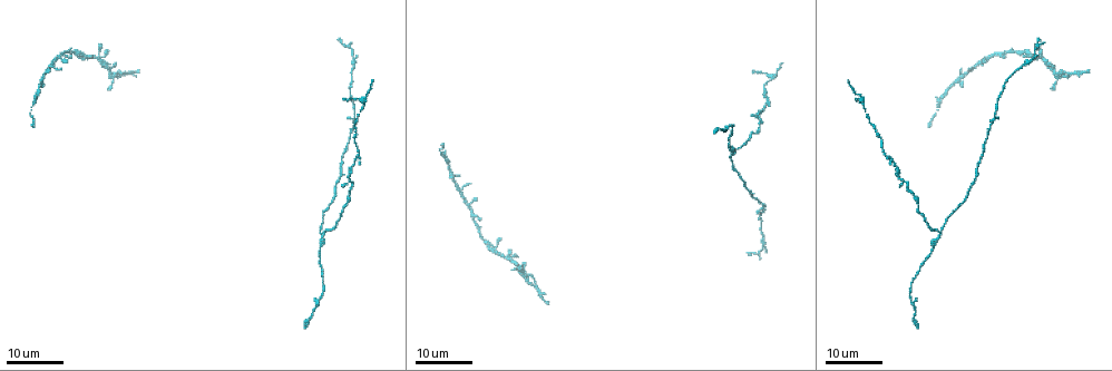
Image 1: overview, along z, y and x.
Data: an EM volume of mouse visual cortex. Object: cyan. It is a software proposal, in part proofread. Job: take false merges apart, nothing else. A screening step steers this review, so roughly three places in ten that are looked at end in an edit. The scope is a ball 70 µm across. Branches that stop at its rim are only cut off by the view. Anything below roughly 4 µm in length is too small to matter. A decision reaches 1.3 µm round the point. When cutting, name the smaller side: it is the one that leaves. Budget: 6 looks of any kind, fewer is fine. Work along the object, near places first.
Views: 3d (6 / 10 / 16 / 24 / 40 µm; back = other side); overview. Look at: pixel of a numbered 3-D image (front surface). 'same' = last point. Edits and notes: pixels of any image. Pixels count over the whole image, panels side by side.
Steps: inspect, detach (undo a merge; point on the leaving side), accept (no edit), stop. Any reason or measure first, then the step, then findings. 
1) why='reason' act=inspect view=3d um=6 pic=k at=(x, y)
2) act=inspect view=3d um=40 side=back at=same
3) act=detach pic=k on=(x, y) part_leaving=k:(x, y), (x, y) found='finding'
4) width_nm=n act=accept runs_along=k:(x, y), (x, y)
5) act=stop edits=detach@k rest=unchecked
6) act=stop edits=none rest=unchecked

why='calibre changes' act=inspect view=3d um=16 pic=1 at=(364, 107)

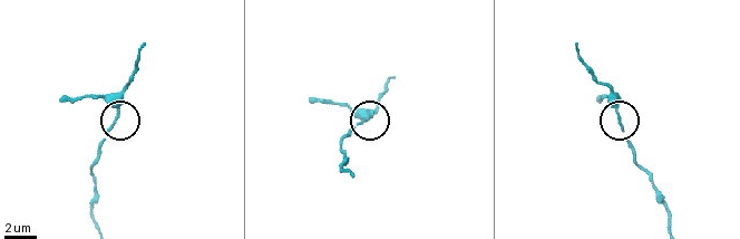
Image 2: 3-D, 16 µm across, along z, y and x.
act=inspect view=3d um=10 pic=2 at=(116, 119)

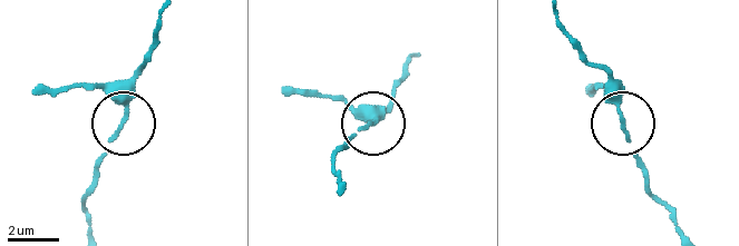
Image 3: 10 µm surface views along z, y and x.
act=accept found='all the same neuron'

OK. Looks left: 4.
why='side arm on a straight run' act=inspect view=3d um=16 pic=1 at=(353, 115)

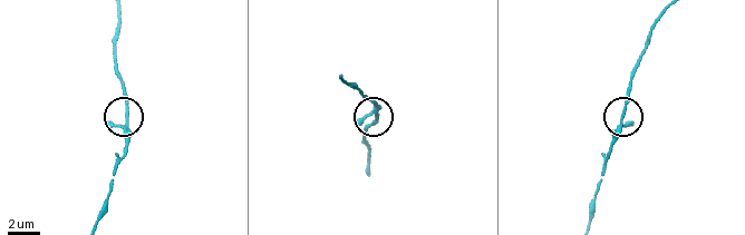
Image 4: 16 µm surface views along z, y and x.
why='closer look' act=inspect view=3d um=10 pic=4 at=(128, 117)

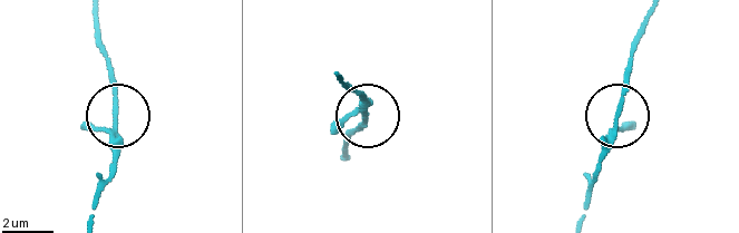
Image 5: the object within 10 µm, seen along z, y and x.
act=accept runs_along=5:(653, 9), (634, 47), (618, 130), (597, 173) found='continuous, no second neuron'

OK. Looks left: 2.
act=inspect view=3d um=24 pic=1 at=(322, 234)

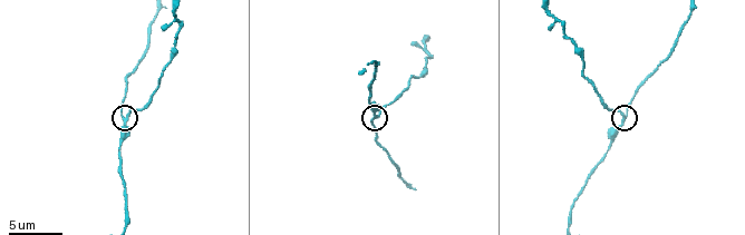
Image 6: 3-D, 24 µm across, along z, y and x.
act=inspect view=3d um=6 pic=6 at=(622, 114)

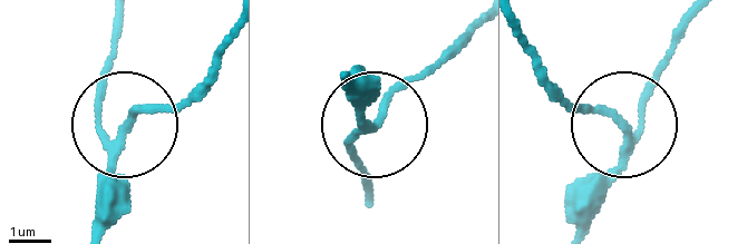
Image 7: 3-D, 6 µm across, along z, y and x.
act=accept runs_along=7:(116, 28), (98, 124), (127, 134), (116, 216) found='continuous, no second neuron'

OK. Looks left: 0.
act=stop edits=none rest=unchecked

